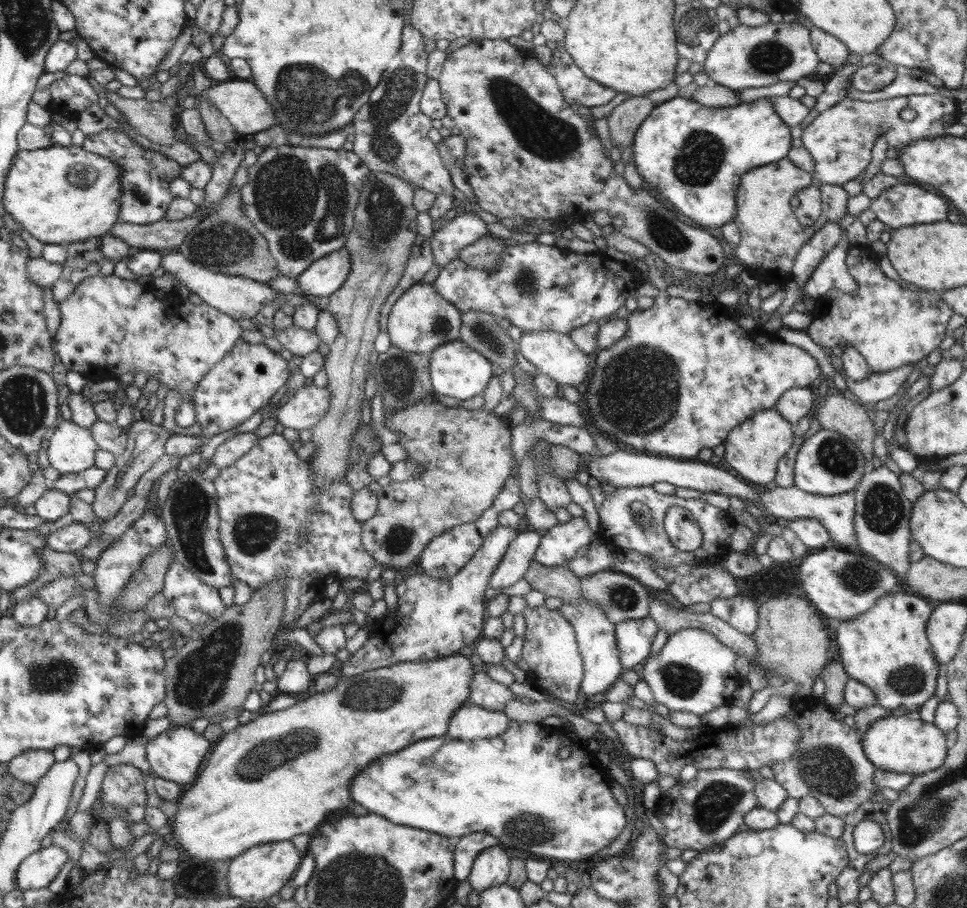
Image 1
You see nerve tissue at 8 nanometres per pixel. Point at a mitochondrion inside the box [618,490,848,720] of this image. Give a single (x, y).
(684, 681)

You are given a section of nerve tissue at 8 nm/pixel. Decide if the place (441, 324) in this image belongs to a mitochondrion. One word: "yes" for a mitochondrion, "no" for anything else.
yes

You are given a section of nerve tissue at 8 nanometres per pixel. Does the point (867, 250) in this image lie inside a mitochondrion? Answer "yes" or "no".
no

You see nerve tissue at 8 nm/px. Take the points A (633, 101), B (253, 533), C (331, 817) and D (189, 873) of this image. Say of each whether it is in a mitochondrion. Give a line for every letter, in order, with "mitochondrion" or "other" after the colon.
A: other
B: mitochondrion
C: other
D: other

